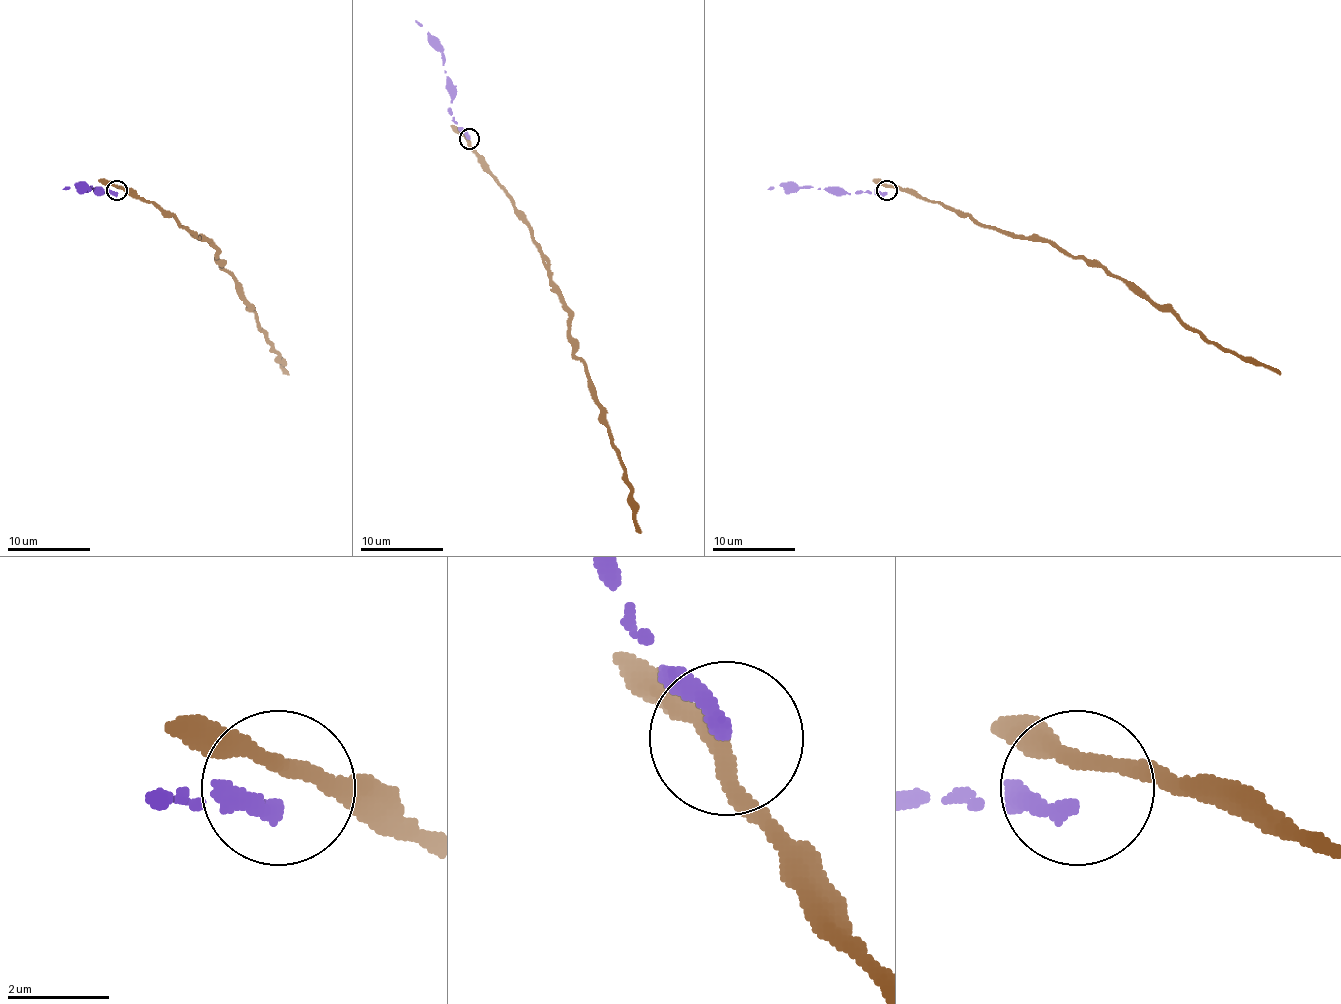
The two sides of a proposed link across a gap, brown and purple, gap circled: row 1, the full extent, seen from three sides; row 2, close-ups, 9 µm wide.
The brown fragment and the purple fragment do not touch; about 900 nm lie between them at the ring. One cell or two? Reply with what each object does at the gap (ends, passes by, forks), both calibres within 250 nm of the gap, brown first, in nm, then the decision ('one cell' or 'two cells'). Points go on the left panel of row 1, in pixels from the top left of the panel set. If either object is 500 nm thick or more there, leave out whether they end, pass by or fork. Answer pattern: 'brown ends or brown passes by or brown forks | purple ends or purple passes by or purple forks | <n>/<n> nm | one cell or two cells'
brown passes by | purple ends | 320/300 nm | two cells

